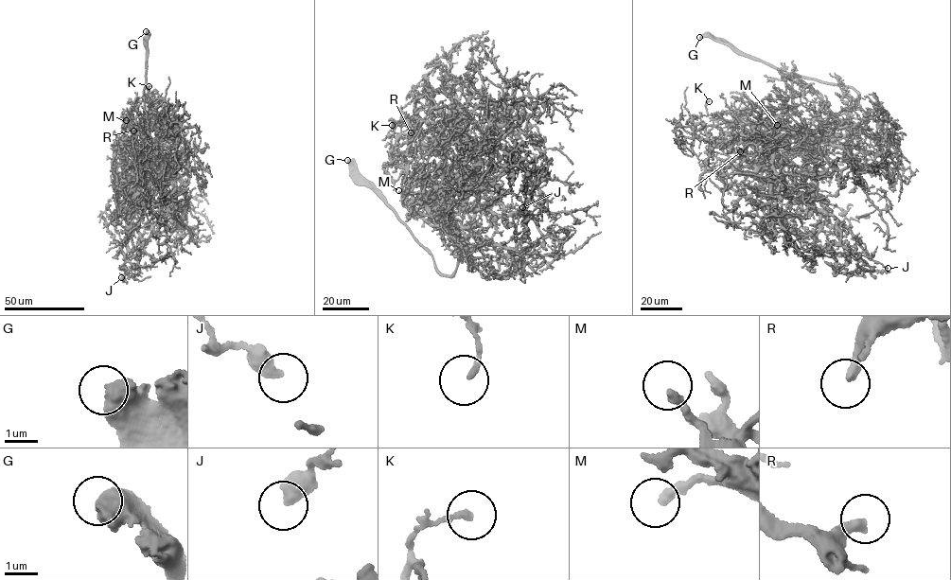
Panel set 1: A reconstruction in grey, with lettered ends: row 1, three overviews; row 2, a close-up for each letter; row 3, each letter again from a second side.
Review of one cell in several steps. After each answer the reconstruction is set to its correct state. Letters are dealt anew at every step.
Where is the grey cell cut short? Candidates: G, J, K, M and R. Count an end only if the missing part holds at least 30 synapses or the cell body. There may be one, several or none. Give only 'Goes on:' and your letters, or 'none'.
Goes on: G, R

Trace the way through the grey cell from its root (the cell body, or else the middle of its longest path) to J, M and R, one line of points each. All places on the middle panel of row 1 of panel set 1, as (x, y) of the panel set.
J: (450, 225), (443, 224), (447, 220), (432, 210), (429, 200), (466, 169), (516, 195), (522, 207)
M: (450, 225), (427, 211), (422, 204), (421, 193), (409, 200), (398, 190)
R: (450, 225), (430, 205), (451, 184), (443, 170), (445, 156), (420, 144), (417, 126), (411, 132)

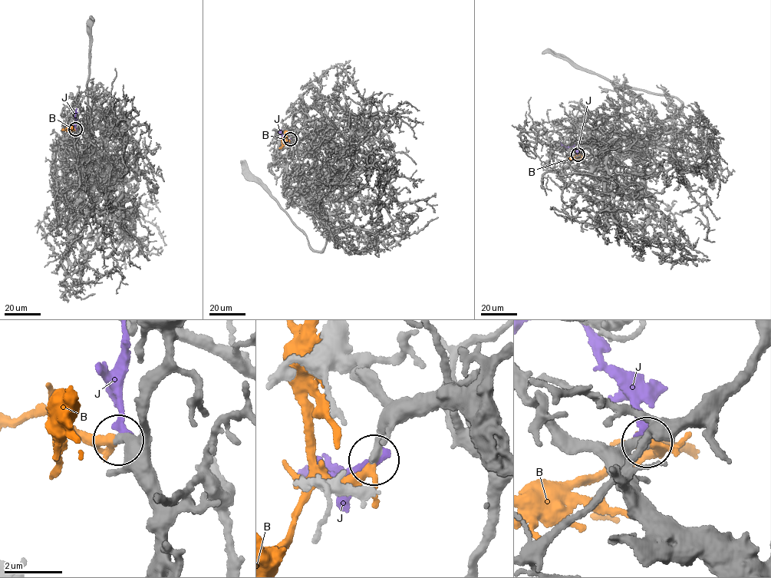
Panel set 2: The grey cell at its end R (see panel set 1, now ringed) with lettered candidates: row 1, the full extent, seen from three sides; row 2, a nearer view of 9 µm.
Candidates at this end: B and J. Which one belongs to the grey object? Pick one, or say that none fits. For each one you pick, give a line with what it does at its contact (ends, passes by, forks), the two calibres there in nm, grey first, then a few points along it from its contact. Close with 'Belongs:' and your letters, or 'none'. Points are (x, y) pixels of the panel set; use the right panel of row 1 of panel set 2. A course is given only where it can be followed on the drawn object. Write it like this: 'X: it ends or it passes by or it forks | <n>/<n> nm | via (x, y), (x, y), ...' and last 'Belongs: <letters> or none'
B: it passes by | 320/240 nm
Belongs: B

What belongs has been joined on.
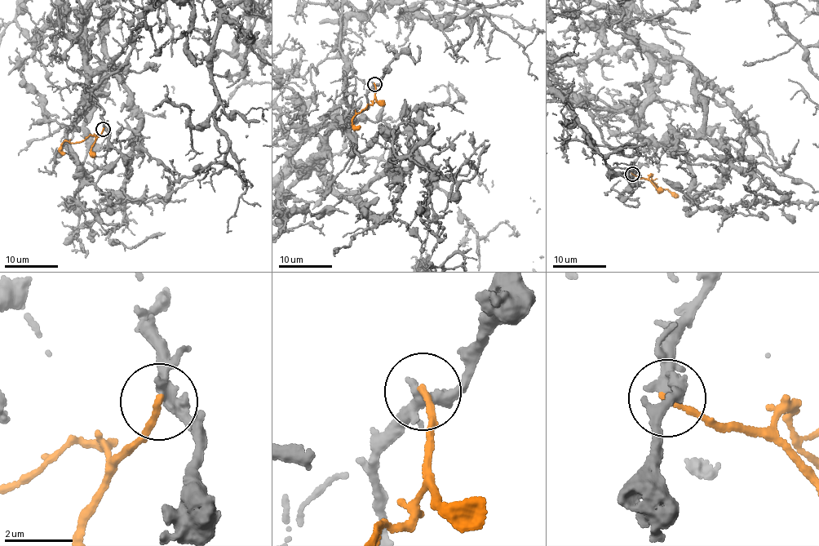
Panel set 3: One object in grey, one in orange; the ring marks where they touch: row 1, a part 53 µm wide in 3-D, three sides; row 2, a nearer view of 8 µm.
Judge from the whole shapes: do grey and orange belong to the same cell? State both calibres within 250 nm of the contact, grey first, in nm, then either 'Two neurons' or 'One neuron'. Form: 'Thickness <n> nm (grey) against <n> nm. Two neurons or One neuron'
Thickness 280 nm (grey) against 180 nm. Two neurons

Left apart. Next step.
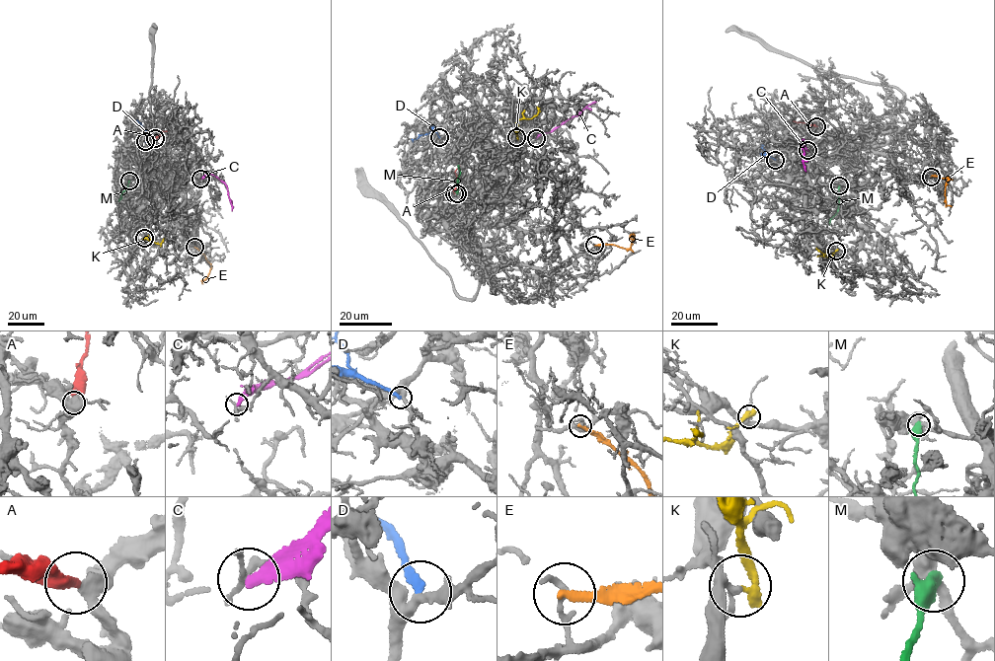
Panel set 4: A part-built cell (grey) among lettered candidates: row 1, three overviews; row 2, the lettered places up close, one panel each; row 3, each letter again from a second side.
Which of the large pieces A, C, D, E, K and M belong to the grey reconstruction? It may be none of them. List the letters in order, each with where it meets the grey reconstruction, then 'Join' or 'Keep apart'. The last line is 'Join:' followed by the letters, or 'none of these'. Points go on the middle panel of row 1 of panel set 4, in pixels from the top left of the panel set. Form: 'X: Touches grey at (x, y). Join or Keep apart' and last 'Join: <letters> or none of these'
A: Touches grey at (454, 193). Join
C: Touches grey at (536, 138). Keep apart
D: Touches grey at (439, 137). Keep apart
E: Touches grey at (594, 245). Keep apart
K: Touches grey at (516, 137). Keep apart
M: Touches grey at (457, 193). Keep apart
Join: A

